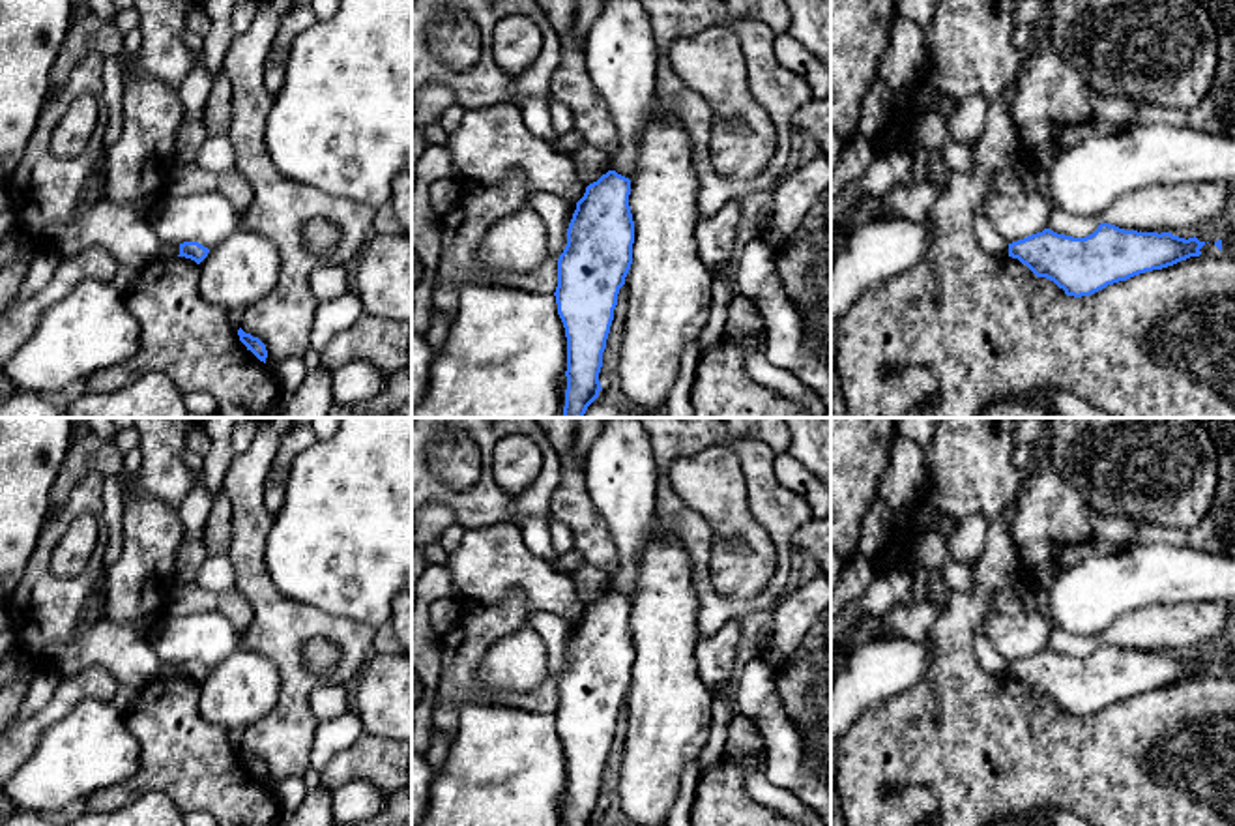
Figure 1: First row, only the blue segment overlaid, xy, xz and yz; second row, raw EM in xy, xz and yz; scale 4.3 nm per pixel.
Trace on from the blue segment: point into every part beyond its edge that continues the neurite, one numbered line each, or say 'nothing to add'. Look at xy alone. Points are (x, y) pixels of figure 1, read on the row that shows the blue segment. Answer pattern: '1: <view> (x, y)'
nothing to add

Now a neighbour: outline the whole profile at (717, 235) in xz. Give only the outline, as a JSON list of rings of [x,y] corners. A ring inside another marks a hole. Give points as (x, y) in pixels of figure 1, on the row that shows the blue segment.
[[[730,200],[717,214],[698,219],[696,247],[702,262],[709,270],[724,266],[734,257],[737,225],[739,200]]]

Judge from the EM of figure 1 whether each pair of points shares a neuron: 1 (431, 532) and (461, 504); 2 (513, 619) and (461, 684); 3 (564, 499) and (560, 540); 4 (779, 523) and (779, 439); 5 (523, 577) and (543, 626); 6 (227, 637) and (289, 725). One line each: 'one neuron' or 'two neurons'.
1: two neurons
2: one neuron
3: two neurons
4: two neurons
5: two neurons
6: two neurons

